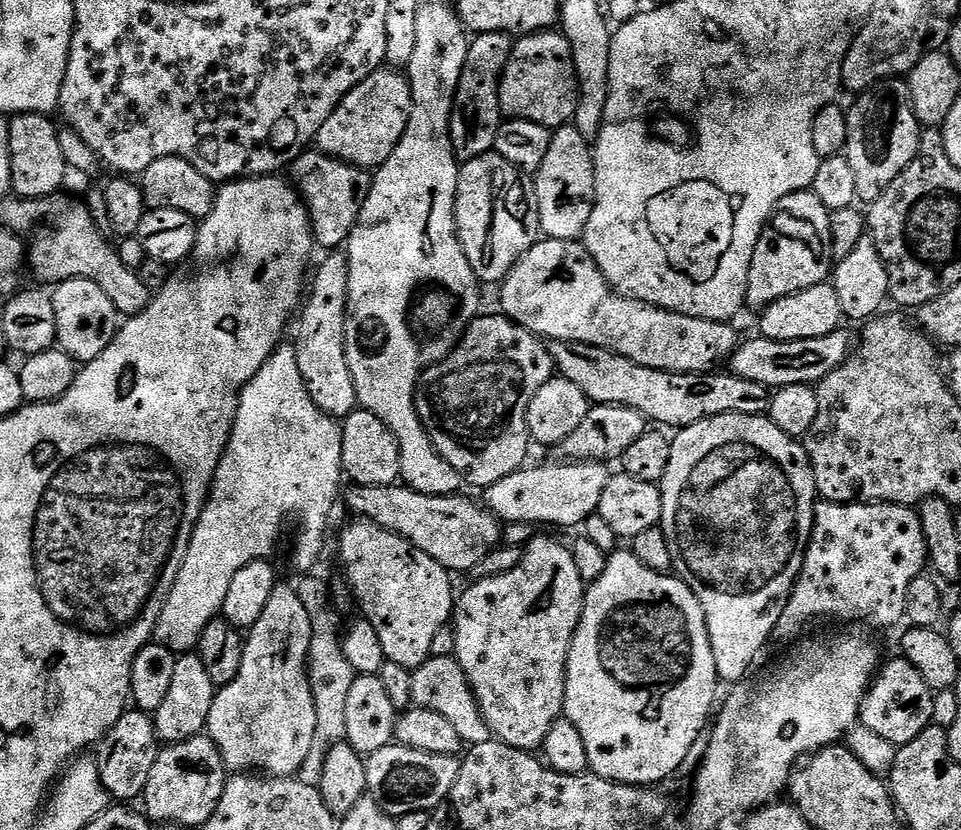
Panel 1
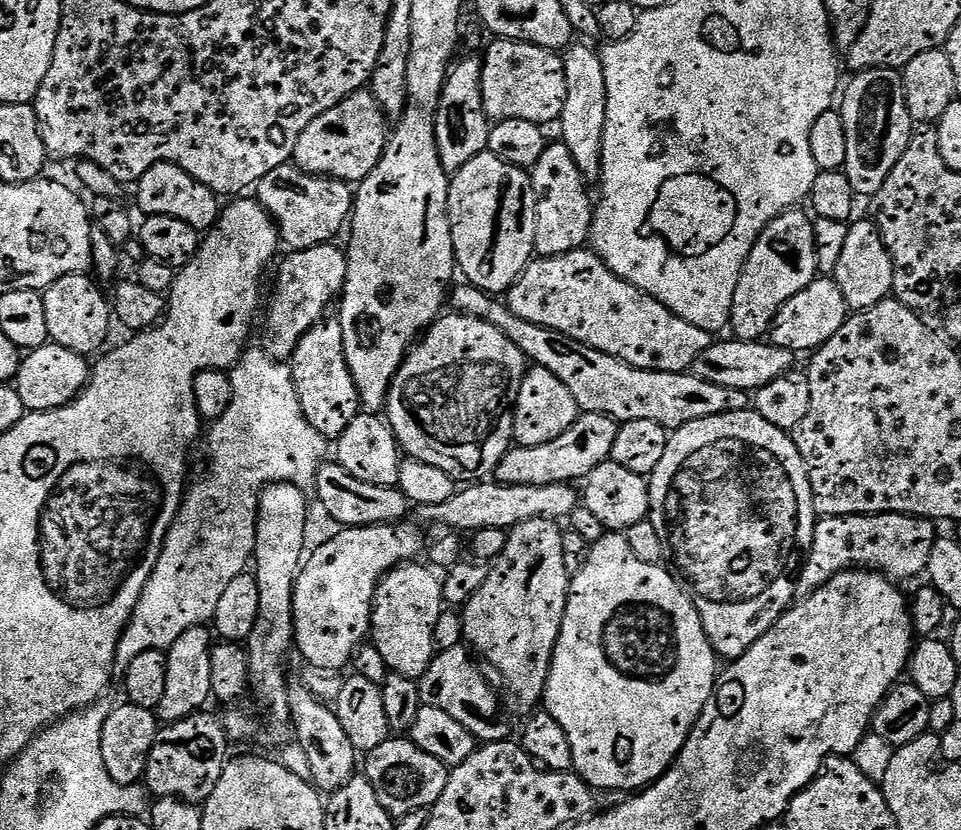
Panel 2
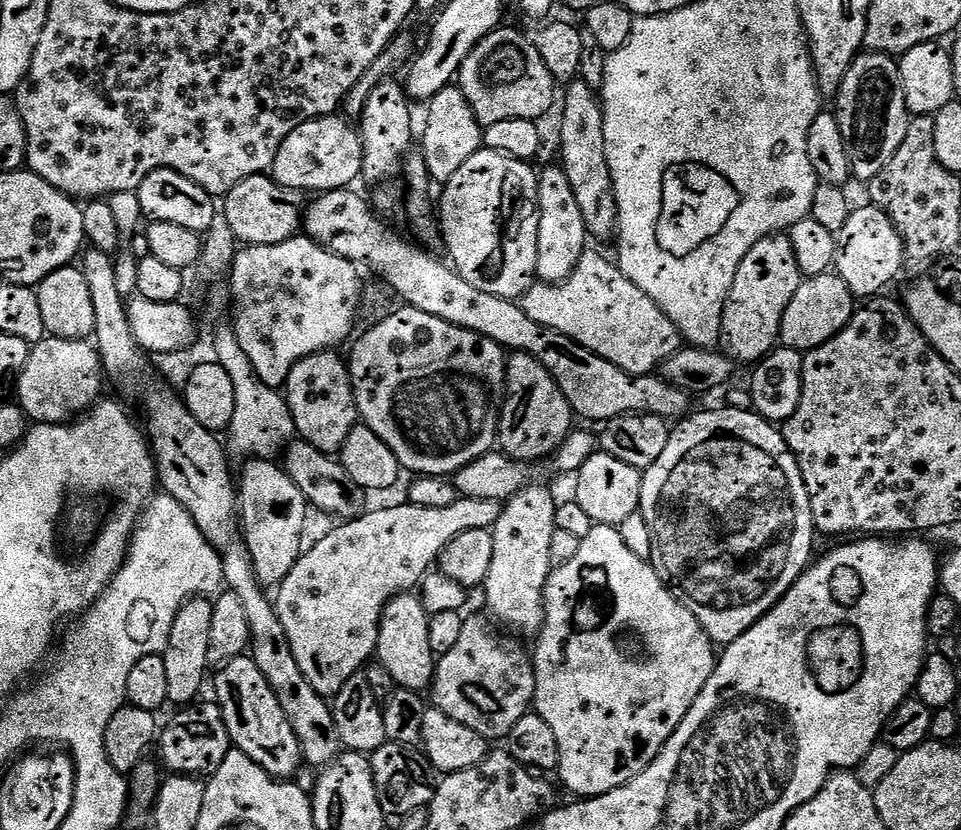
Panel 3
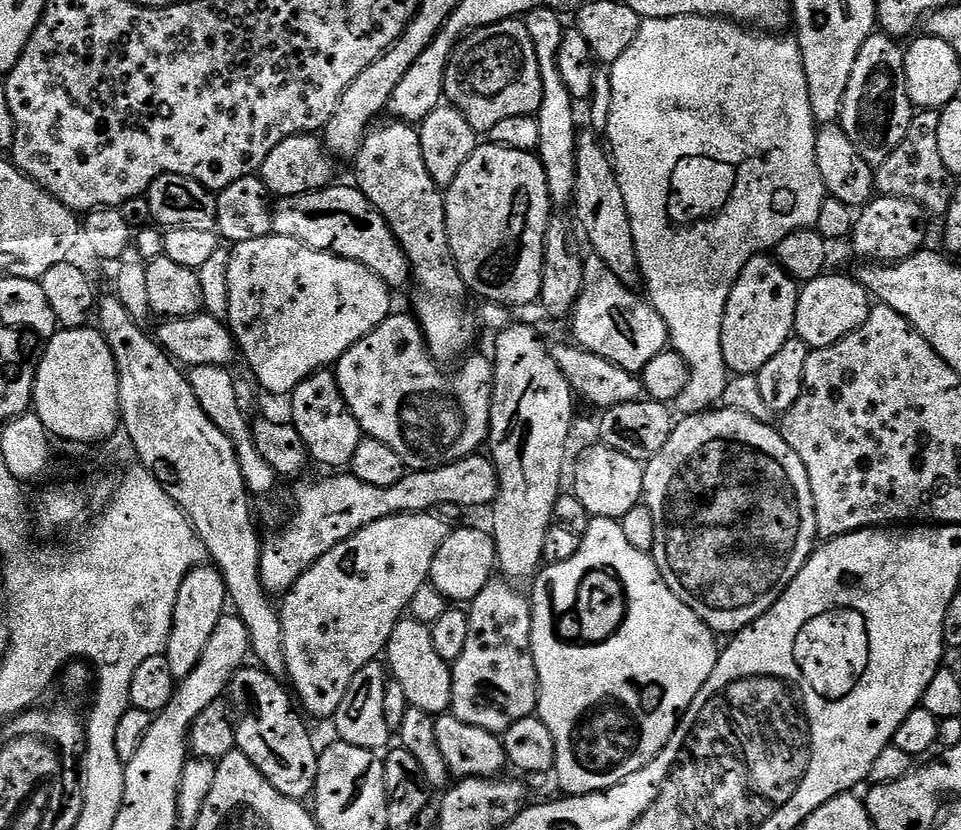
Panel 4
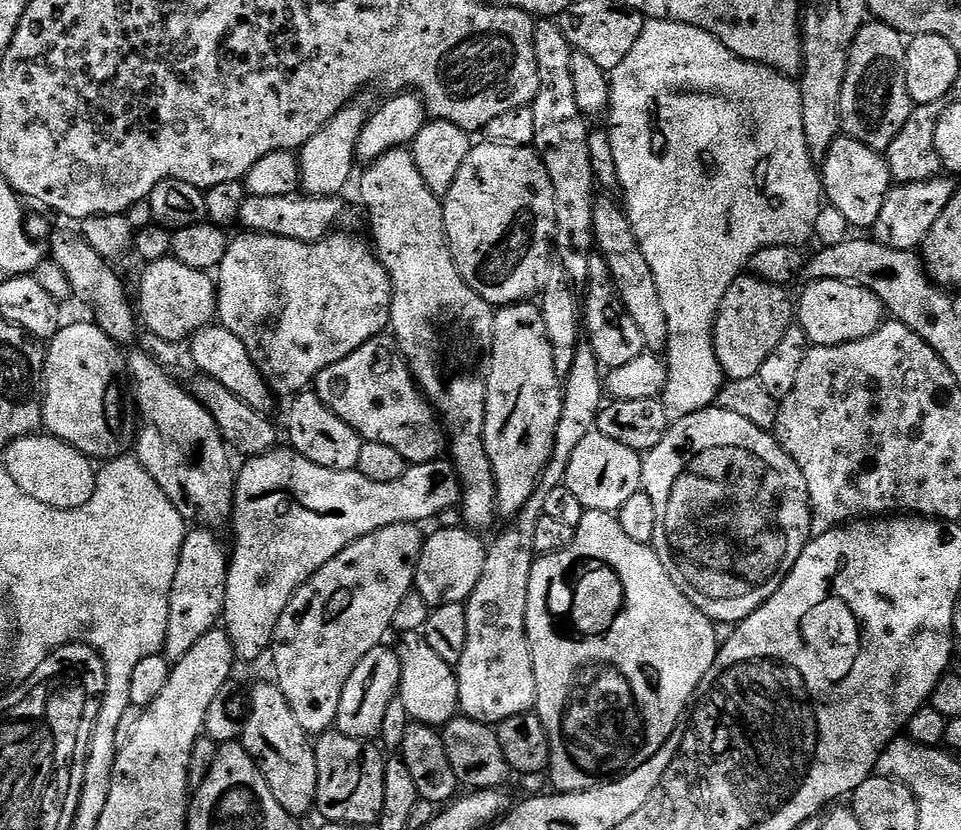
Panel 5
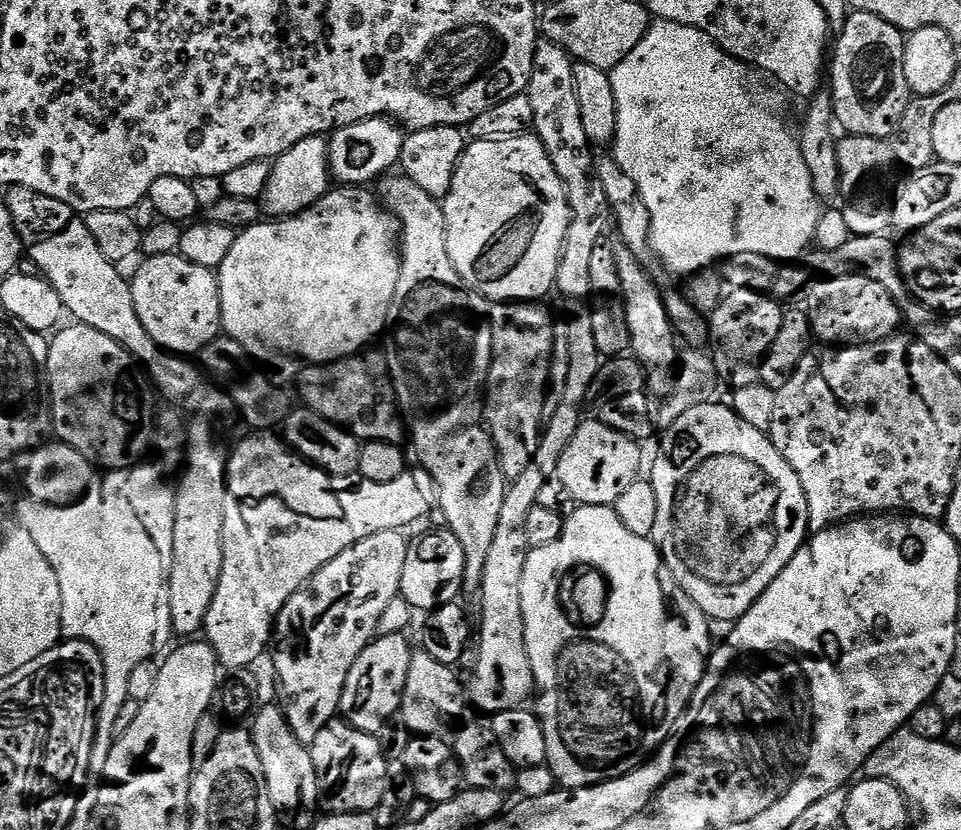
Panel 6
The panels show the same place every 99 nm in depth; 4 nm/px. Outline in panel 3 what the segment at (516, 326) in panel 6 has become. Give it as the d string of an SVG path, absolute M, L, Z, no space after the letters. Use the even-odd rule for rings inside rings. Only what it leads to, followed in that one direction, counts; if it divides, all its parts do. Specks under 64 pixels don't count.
M517 352L508 361L508 391L504 397L504 407L500 413L500 430L498 444L508 455L521 462L533 462L543 456L551 457L556 449L563 444L568 433L573 431L574 413L568 405L568 398L556 385L556 379L532 356ZM536 482L529 483L506 501L498 522L490 529L494 538L494 562L490 562L490 574L482 585L482 593L488 599L487 611L532 637L544 626L544 587L554 567L552 543L557 503L550 489L539 488Z

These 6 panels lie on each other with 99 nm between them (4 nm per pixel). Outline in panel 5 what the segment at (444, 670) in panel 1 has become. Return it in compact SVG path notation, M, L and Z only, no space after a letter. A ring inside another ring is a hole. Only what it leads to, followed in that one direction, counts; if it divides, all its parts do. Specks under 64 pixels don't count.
M581 342L578 346L574 366L570 366L570 374L563 377L562 387L562 418L558 418L558 434L554 434L550 462L546 462L540 483L536 485L535 494L528 499L527 506L493 544L487 545L482 578L478 578L478 586L474 586L466 601L466 651L462 653L462 662L455 665L454 671L460 712L483 724L495 726L506 718L514 718L514 714L531 712L536 707L534 662L526 630L526 606L534 559L532 539L546 494L550 494L554 486L564 483L574 450L578 450L582 438L595 429L598 414L606 403L602 365L591 344Z

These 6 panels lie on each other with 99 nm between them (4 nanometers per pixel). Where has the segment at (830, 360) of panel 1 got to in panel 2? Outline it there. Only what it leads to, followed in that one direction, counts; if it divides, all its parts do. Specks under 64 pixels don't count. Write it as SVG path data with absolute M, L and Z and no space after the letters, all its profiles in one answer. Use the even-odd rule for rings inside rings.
M717 339L692 363L692 375L706 382L714 382L714 386L726 386L755 394L762 386L766 386L766 382L774 382L774 378L793 371L795 364L792 363L798 360L797 353L771 342L727 339Z

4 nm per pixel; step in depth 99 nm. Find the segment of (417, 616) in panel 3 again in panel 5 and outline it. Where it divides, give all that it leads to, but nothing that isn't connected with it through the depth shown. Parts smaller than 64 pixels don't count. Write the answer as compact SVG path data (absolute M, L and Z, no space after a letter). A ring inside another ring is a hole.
M405 632L399 637L398 651L400 653L400 691L398 698L406 706L409 721L418 724L428 724L431 728L440 730L460 712L458 698L458 682L453 665L442 662L438 654L426 642L419 632Z

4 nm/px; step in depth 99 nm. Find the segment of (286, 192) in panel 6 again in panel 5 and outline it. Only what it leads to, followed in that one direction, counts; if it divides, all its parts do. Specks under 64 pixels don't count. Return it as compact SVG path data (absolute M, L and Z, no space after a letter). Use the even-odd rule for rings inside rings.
M361 102L347 104L310 142L299 149L298 159L300 161L300 188L310 196L335 196L341 195L340 191L348 184L352 176L352 167L358 164L356 158L356 147L358 146L358 134L362 134L362 126L366 126L370 115L370 108Z

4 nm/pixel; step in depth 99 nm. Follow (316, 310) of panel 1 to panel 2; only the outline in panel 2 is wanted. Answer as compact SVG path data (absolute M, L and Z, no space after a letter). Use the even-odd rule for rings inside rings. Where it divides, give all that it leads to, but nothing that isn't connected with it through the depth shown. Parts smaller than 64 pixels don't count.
M325 319L310 329L296 347L296 353L291 358L290 367L294 386L298 390L298 402L302 402L302 410L308 421L314 426L314 430L318 430L326 438L339 438L346 430L346 426L350 426L350 422L354 422L354 418L359 416L362 411L358 386L350 374L350 366L346 362L344 335L339 319Z

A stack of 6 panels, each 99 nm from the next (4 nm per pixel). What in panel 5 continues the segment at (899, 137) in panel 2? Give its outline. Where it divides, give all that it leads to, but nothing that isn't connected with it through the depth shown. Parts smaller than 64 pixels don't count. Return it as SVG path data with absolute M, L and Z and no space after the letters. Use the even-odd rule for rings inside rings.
M866 22L852 43L850 58L846 66L846 82L842 86L842 106L840 107L840 126L843 135L853 136L858 142L870 146L881 154L887 153L890 142L898 137L902 126L914 107L910 90L906 90L906 54L908 45L898 30L879 22Z

